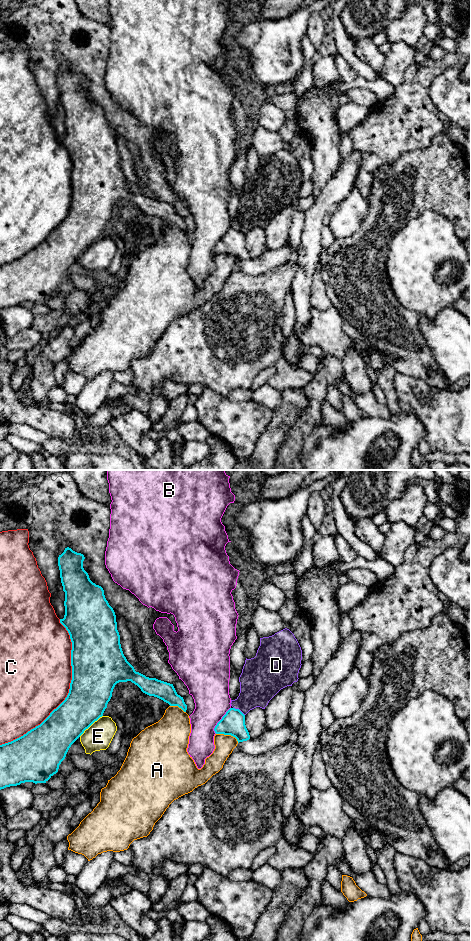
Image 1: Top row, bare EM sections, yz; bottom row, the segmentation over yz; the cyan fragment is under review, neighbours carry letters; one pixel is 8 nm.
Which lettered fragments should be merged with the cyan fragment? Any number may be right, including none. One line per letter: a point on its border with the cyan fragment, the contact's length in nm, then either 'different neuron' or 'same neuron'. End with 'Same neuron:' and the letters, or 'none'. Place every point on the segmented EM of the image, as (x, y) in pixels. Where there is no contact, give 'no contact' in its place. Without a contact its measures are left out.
A: yz (228, 734) | 200 nm | different neuron
B: yz (220, 720) | 240 nm | different neuron
C: yz (69, 691) | 1100 nm | different neuron
D: yz (239, 710) | 120 nm | different neuron
E: yz (90, 725) | 260 nm | different neuron
Same neuron: none

